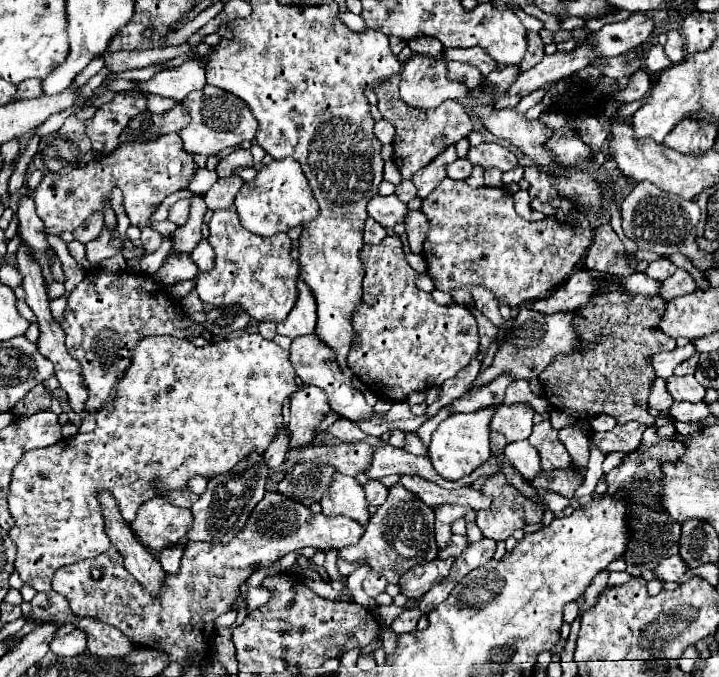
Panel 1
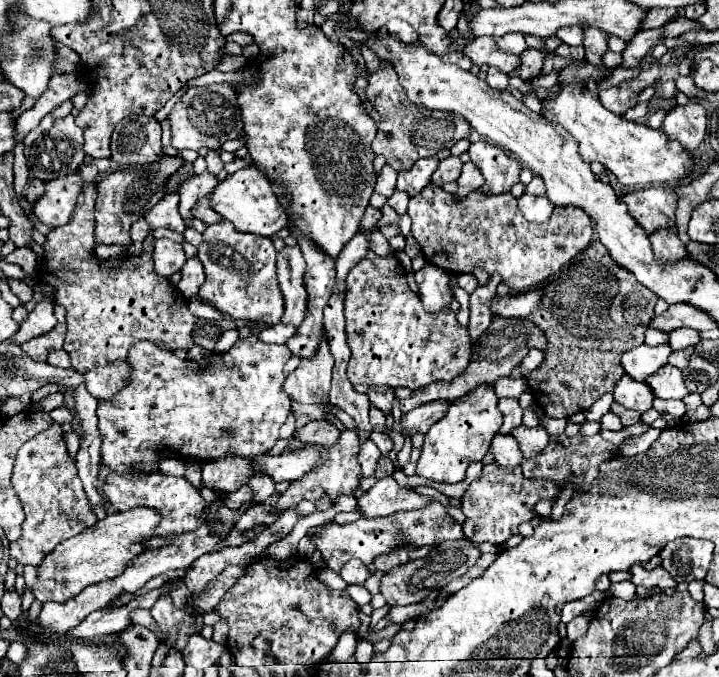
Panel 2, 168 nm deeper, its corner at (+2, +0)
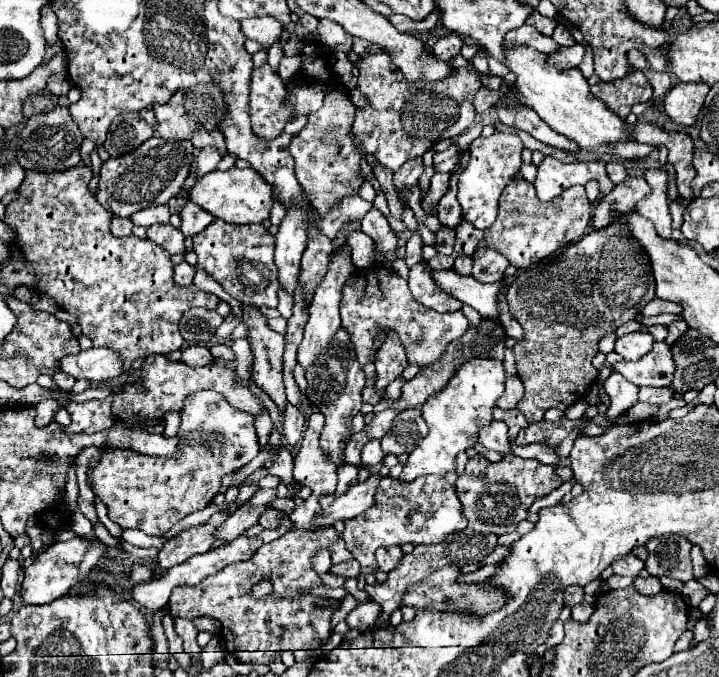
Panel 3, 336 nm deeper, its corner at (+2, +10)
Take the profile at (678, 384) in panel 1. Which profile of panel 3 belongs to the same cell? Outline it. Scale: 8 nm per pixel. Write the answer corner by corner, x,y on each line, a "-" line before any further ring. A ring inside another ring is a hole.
655,342
653,350
635,362
613,364
619,374
623,374
635,386
669,386
675,372
675,362
671,348
665,342

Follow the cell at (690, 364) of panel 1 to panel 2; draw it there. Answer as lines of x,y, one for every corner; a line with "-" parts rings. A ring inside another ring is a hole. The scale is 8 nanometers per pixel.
692,346
687,347
684,350
677,350
677,352
671,352
671,358
669,358
669,364
671,366
677,366
677,368
685,368
687,366
687,362
689,362
689,358
691,354
693,354
694,348

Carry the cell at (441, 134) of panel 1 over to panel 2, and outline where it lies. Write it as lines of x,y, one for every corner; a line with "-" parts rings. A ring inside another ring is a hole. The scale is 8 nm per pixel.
391,64
381,66
369,76
367,100
381,114
371,150
377,156
385,156
385,162
391,168
411,168
419,158
435,156
439,150
451,148
461,138
467,138
471,130
469,122
461,114
447,114
445,110
423,110
423,106
415,106
413,102
409,102
407,94
403,94
403,88
397,82
397,74

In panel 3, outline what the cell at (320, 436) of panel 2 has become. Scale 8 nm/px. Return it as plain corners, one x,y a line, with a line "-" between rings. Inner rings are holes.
289,404
285,410
285,416
283,416
283,438
285,438
285,442
291,446
299,444
306,428
307,420
305,420
303,412

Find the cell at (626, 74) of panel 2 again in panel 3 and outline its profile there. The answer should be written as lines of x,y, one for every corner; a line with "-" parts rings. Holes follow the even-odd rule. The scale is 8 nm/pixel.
591,46
585,47
585,56
578,68
585,78
589,78
594,74
593,50
591,50

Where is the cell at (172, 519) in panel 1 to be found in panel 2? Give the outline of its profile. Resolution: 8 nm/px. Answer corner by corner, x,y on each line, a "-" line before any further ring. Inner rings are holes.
135,508
119,514
109,514
75,538
61,542
51,554
47,554
47,558
37,568
37,580
33,584
35,598
39,602
67,602
67,598
77,596
89,584
115,578
123,572
127,562
131,562
145,550
141,540
151,538
159,520
159,512
151,508

